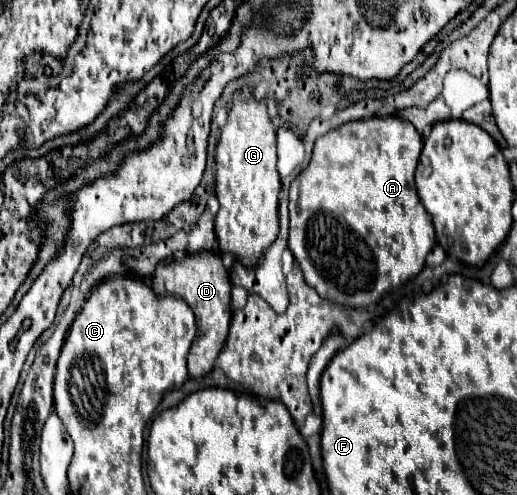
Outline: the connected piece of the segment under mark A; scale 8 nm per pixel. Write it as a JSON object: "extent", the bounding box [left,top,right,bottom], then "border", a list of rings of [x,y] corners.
{"extent":[289,117,435,309],"border":[[[369,117],[369,119],[347,121],[347,123],[331,129],[331,131],[327,131],[325,135],[321,135],[315,141],[313,157],[311,157],[309,165],[295,177],[295,181],[291,183],[291,189],[289,189],[289,217],[291,217],[289,249],[293,251],[297,263],[301,265],[307,283],[311,287],[315,287],[315,291],[319,291],[319,295],[323,295],[323,299],[331,299],[333,303],[349,307],[349,309],[365,309],[369,305],[379,303],[381,297],[385,293],[389,293],[391,289],[403,285],[405,281],[409,281],[411,277],[421,273],[421,269],[425,265],[425,257],[433,249],[433,243],[435,243],[435,231],[433,231],[431,217],[427,215],[425,207],[421,205],[421,201],[417,197],[415,179],[413,179],[415,167],[419,163],[421,149],[423,149],[421,135],[415,131],[415,127],[411,127],[411,123],[407,123],[399,117]]]}

